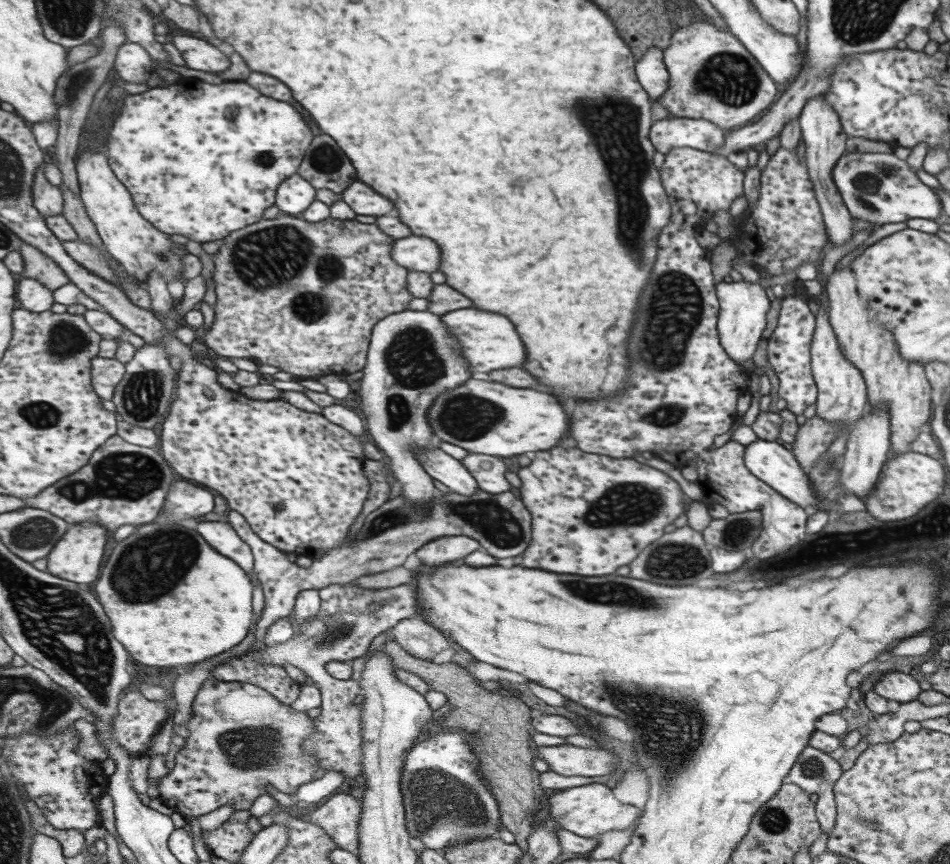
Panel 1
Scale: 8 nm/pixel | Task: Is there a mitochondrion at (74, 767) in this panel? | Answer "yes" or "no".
no

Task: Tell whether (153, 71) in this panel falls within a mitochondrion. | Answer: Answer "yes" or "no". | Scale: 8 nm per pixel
no

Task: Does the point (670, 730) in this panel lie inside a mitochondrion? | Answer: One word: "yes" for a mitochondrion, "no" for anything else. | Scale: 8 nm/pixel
yes

